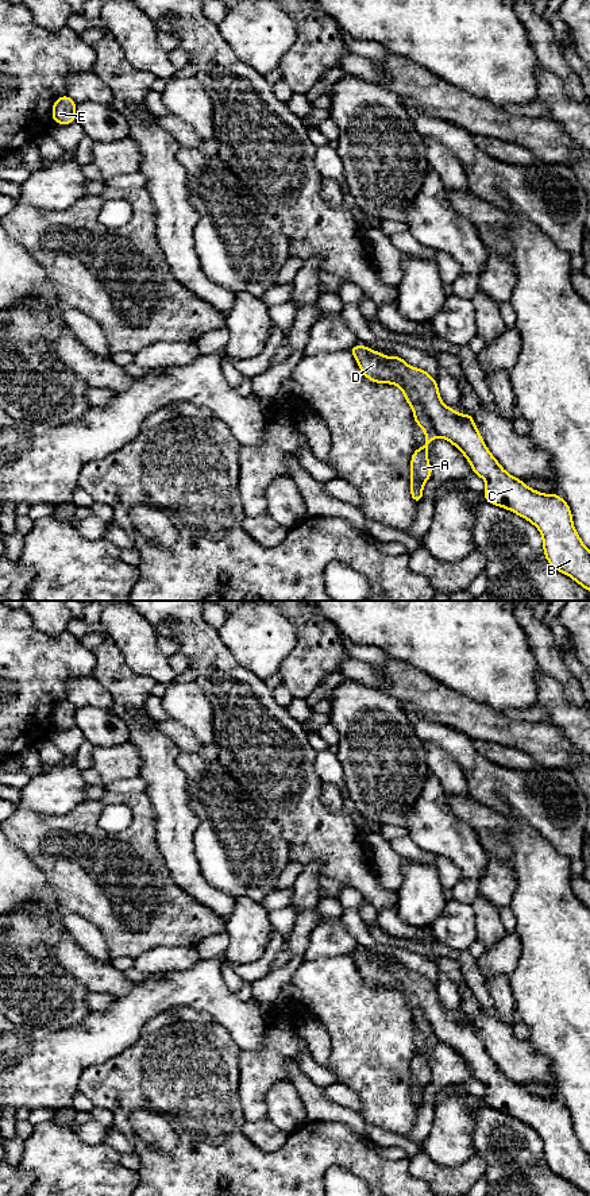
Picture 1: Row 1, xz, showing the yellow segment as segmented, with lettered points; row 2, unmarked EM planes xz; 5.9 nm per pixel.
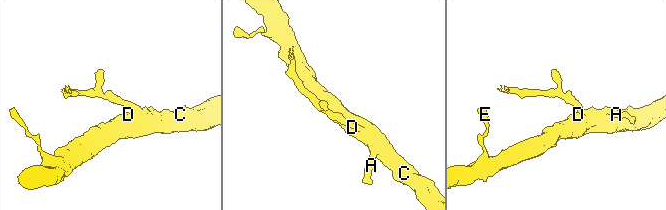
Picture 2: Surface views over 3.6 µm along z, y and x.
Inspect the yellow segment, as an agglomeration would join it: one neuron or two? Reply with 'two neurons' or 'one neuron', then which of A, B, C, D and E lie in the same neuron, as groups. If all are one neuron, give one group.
two neurons | A / B C D E

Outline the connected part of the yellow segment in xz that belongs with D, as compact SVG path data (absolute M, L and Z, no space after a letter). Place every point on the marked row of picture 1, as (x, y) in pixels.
M354 344L348 350L366 378L397 385L410 406L420 404L437 436L459 448L473 466L473 474L485 479L485 501L536 525L548 563L590 591L590 551L574 528L568 504L556 493L539 493L508 474L486 448L473 414L460 416L454 408L444 406L437 379L425 370L408 366L398 355L383 356L366 346Z

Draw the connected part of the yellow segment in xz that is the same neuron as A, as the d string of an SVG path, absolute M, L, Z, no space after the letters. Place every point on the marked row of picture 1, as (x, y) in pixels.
M414 404L413 418L414 423L425 431L425 445L416 448L410 459L410 497L419 505L423 499L424 483L432 477L432 468L428 462L428 450L431 441L437 437L429 418L424 414L420 404Z

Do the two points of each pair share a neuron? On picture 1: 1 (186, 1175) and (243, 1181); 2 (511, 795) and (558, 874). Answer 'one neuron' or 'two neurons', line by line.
1: one neuron
2: two neurons

